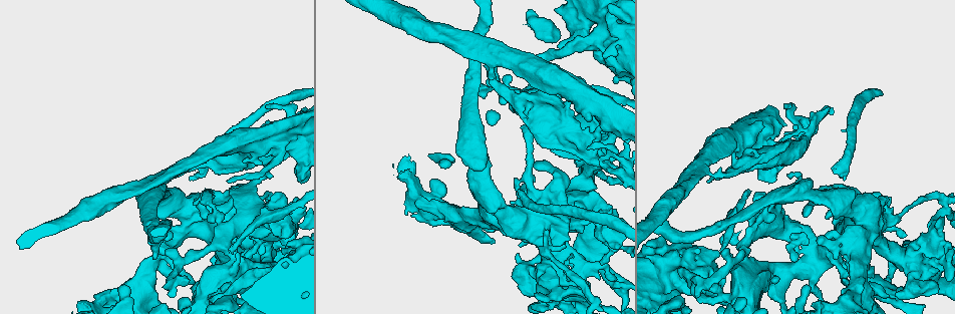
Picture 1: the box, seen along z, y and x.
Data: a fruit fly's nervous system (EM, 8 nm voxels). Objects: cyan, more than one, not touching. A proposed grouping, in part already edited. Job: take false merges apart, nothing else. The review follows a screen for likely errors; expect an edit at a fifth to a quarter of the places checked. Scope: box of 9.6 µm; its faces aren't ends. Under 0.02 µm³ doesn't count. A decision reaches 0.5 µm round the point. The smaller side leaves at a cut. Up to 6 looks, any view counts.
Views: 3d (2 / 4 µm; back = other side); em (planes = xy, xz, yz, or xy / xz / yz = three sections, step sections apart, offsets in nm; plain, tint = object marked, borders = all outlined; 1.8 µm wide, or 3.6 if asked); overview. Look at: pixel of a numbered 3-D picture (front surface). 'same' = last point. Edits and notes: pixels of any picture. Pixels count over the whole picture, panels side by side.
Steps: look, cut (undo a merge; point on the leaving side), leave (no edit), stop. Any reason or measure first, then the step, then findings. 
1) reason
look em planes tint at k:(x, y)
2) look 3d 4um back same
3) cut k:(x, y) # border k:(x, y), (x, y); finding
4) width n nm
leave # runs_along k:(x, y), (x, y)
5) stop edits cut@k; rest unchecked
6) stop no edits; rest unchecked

two arms at a narrow angle
look em planes tint at 1:(257, 259)

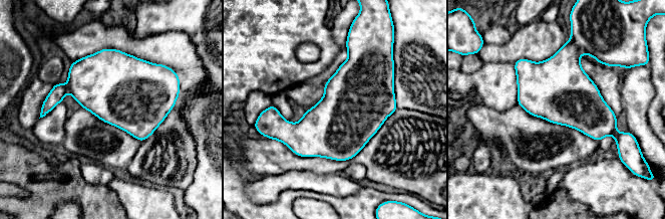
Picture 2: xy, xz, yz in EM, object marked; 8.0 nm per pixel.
width 500 nm
leave # all the same cell

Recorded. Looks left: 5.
calibre changes
look em yz step 8 tint at 1:(525, 104)

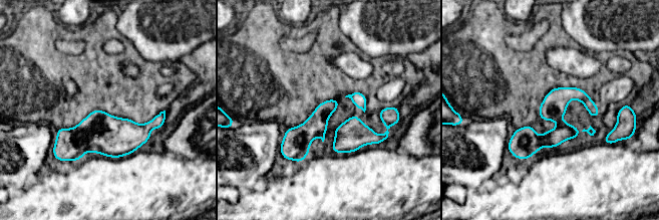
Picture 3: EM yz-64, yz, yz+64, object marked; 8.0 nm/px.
leave # runs_along 3:(162, 117), (138, 135), (57, 144); continuous, no second cell

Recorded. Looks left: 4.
sudden change in width
look em 3.6um planes plain at 1:(935, 264)

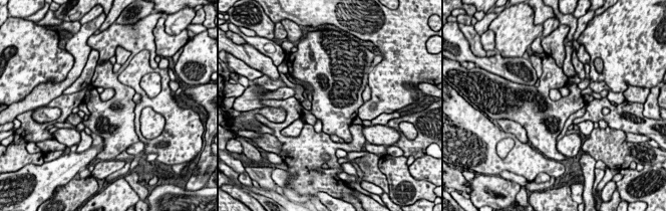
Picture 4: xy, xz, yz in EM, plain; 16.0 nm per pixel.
look em 3.6um planes tint same

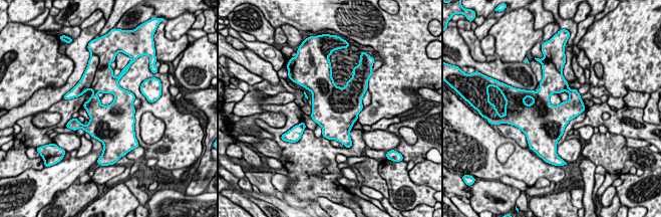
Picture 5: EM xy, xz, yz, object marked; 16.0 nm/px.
leave # continuous, no second cell

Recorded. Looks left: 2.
stop no edits; rest unchecked

